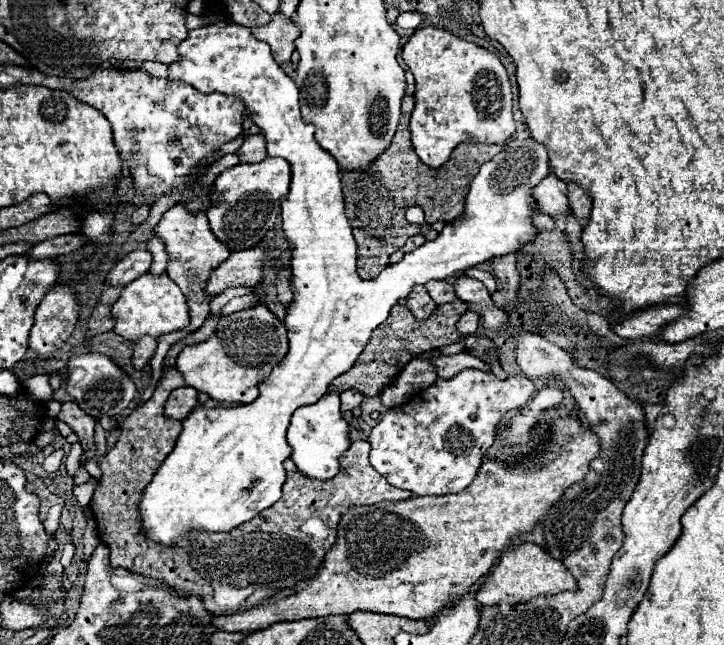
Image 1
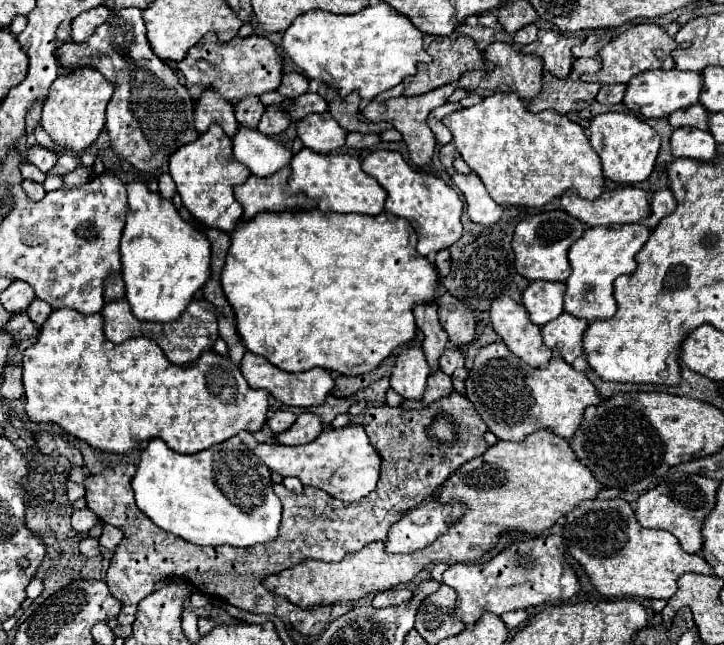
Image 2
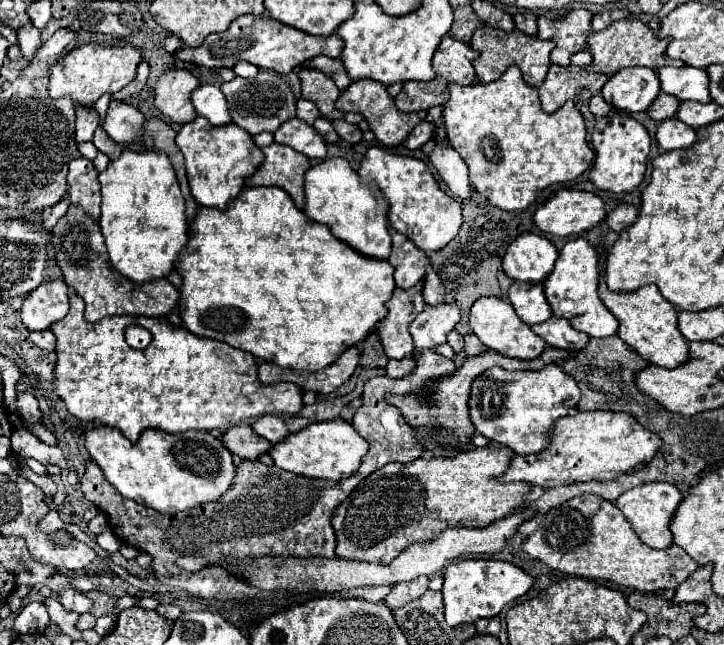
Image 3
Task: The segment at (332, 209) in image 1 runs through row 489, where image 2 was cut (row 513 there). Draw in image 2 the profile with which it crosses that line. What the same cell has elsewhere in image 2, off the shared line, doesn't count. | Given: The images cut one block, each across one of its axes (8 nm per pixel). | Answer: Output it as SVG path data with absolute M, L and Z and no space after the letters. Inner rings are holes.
M238 436L220 442L208 450L198 454L178 454L164 444L164 440L154 438L142 452L136 476L132 480L134 496L138 508L162 530L172 532L192 544L200 546L236 546L236 548L250 548L256 544L266 544L276 540L282 516L280 498L274 494L270 482L270 470L262 464L260 458L254 456L250 448L242 444Z

